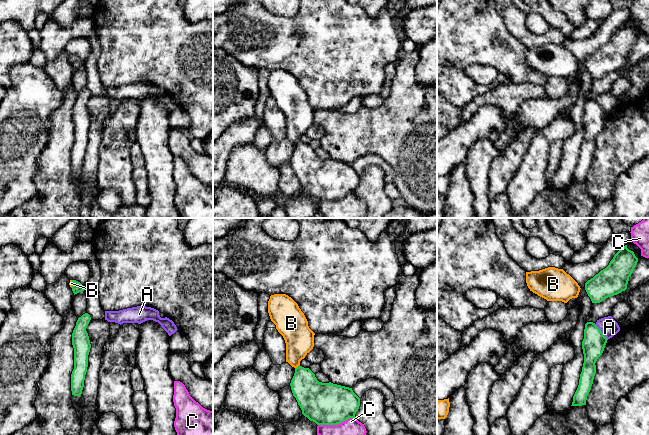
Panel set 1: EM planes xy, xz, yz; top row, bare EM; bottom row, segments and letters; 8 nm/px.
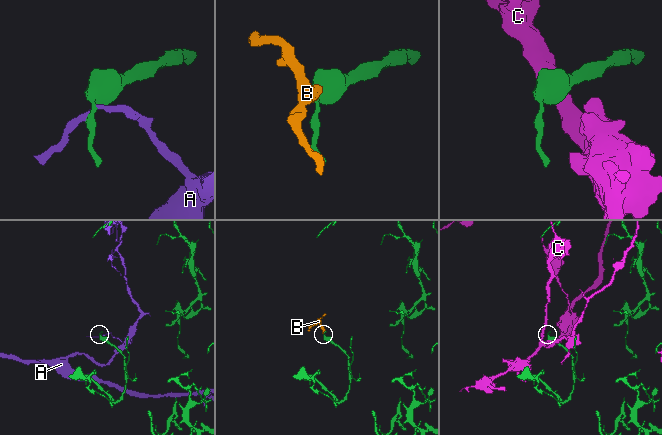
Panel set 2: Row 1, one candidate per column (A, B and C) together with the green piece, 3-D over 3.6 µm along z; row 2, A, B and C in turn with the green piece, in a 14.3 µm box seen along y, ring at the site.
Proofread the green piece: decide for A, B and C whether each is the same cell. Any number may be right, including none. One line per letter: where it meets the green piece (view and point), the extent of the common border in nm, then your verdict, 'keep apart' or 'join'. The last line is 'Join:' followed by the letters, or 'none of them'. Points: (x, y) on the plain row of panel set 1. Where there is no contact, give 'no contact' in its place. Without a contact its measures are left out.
A: contact yz (601, 108); length 160 nm; keep apart
B: contact xz (298, 142); length 50 nm; join
C: contact xz (336, 200); length 300 nm; keep apart
Join: B

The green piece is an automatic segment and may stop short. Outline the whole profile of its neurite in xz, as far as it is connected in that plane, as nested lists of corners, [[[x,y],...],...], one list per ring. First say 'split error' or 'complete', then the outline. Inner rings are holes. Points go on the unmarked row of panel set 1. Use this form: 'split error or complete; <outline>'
split error; [[[274,70],[268,77],[268,89],[276,105],[283,112],[286,119],[286,138],[295,144],[290,162],[302,190],[317,201],[337,201],[349,194],[355,194],[360,182],[360,174],[352,164],[317,156],[315,150],[300,141],[300,137],[314,123],[315,109],[309,104],[308,97],[298,80],[286,70]]]

